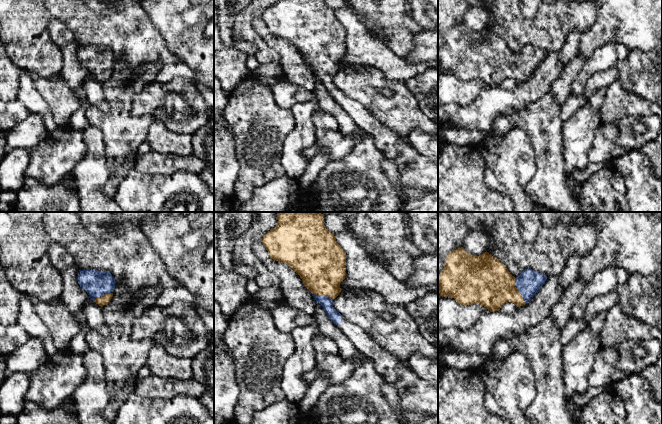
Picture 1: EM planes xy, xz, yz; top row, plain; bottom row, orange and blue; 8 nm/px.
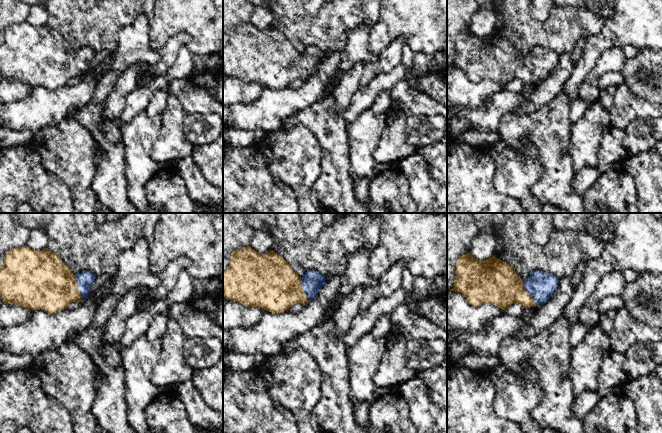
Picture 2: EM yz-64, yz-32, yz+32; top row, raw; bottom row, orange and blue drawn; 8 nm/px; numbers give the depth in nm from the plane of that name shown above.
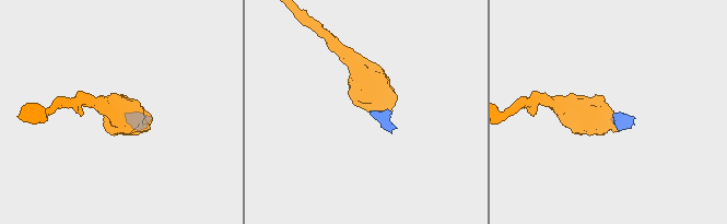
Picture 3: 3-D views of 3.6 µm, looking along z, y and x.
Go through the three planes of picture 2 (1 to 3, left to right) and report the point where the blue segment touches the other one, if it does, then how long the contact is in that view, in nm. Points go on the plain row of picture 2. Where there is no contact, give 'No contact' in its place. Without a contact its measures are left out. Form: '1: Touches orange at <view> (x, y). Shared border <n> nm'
1: Touches orange at yz-64 (77, 64). Shared border 220 nm
2: Touches orange at yz-32 (302, 66). Shared border 220 nm
3: Touches orange at yz+32 (527, 68). Shared border 240 nm

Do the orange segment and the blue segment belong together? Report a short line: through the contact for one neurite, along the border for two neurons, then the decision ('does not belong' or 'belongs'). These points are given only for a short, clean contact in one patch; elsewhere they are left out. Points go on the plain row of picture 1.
line yz (489, 59), (518, 67), (528, 59); belongs

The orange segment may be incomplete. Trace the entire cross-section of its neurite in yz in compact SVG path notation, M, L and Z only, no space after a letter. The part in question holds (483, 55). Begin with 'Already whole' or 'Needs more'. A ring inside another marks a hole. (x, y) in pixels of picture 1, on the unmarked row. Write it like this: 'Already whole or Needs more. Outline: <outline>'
Needs more. Outline: M461 23L447 31L445 42L438 51L438 68L442 73L454 74L461 81L480 80L494 88L508 78L517 83L525 81L536 71L546 55L546 51L529 44L515 54L502 38L487 27L473 32Z

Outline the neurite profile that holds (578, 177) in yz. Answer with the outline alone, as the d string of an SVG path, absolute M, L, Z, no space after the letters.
M590 163L585 170L575 171L572 175L567 175L568 189L572 191L577 184L584 183L591 175L605 166L604 163Z

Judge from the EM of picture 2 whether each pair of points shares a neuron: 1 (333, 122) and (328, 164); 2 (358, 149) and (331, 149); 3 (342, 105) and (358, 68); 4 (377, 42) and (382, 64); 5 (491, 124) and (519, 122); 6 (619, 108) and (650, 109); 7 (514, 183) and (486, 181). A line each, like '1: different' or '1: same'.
1: same
2: different
3: same
4: different
5: different
6: same
7: different

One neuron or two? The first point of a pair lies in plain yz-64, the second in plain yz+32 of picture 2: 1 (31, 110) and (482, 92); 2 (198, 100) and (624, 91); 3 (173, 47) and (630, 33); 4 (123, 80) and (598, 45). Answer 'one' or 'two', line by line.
1: two
2: one
3: two
4: one

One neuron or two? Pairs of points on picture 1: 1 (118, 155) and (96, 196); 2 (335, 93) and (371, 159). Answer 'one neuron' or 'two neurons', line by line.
1: two neurons
2: two neurons

